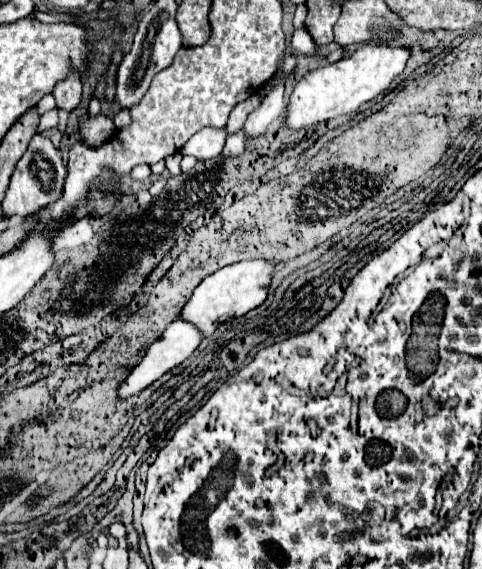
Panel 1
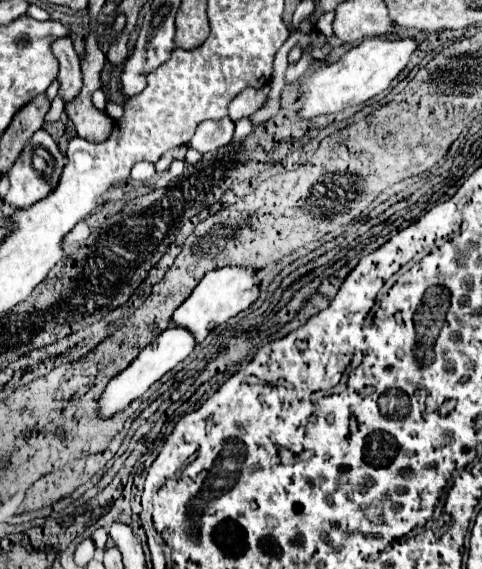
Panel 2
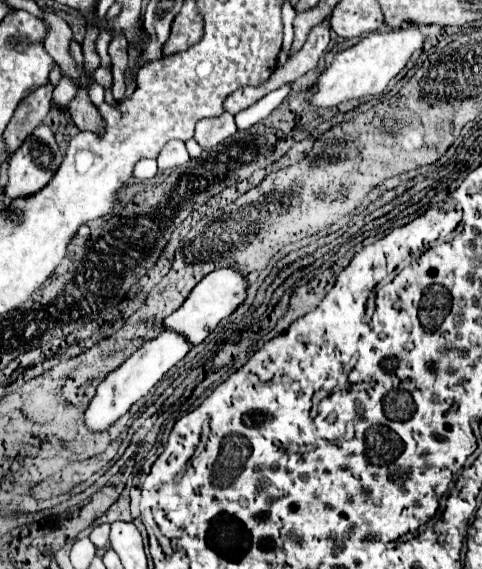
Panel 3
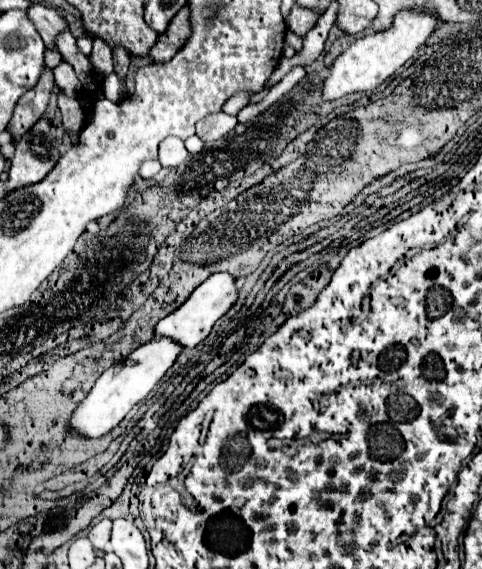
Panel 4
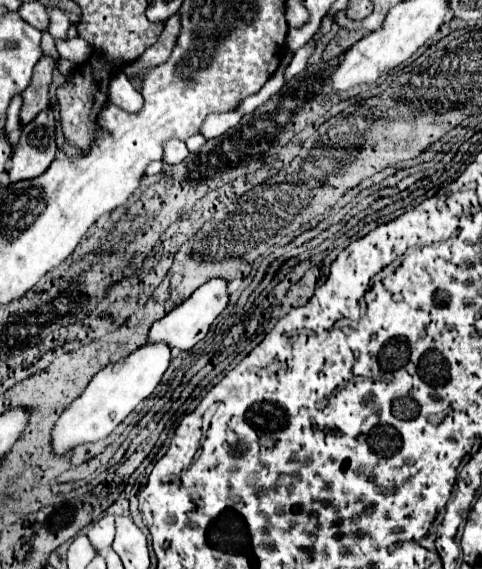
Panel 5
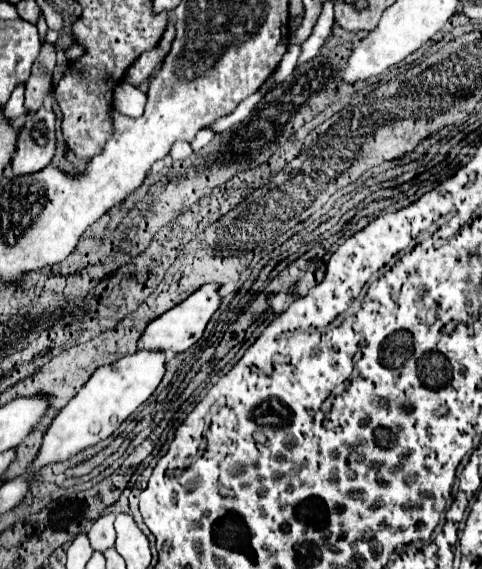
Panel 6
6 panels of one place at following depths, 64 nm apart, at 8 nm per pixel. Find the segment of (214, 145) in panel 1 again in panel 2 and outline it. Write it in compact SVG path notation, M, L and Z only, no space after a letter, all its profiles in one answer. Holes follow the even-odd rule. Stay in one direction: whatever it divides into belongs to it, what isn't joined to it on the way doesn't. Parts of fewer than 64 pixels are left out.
M226 116L218 122L216 120L206 120L196 128L196 134L192 136L188 146L206 154L206 152L218 150L220 146L226 146L234 136L232 132L234 132L234 122L230 120L230 116Z

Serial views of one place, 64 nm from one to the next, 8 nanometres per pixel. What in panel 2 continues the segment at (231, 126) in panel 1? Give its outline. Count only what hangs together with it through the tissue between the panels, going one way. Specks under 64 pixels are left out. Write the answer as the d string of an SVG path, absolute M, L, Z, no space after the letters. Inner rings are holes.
M270 82L262 88L244 88L238 96L232 98L232 102L228 104L228 114L230 118L236 122L242 116L250 116L252 112L256 112L262 102L266 100L266 96L270 94Z

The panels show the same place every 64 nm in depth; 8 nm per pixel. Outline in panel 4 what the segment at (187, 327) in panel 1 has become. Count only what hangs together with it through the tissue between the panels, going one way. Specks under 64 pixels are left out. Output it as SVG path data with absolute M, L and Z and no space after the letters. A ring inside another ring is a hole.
M156 336L152 342L136 348L126 362L118 362L104 370L100 378L94 382L92 390L88 396L78 404L78 408L72 412L68 420L68 432L76 430L84 438L102 438L106 436L112 428L116 428L124 417L138 402L142 402L150 390L160 382L160 378L166 374L166 370L174 364L178 358L180 348L176 346L174 340Z

